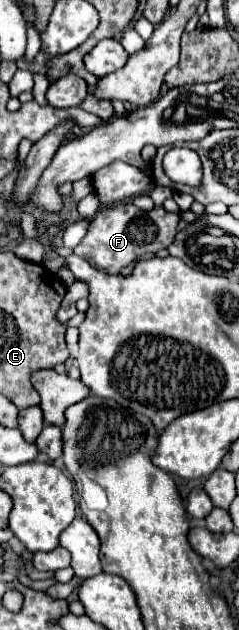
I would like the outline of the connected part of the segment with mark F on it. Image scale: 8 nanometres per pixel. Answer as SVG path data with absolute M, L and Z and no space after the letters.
M115 204L109 208L99 208L91 220L87 236L81 240L79 246L73 248L73 254L85 258L91 266L99 270L119 274L133 260L167 248L177 234L179 220L179 212L167 212L163 206L155 206L153 210L141 210L133 204Z

